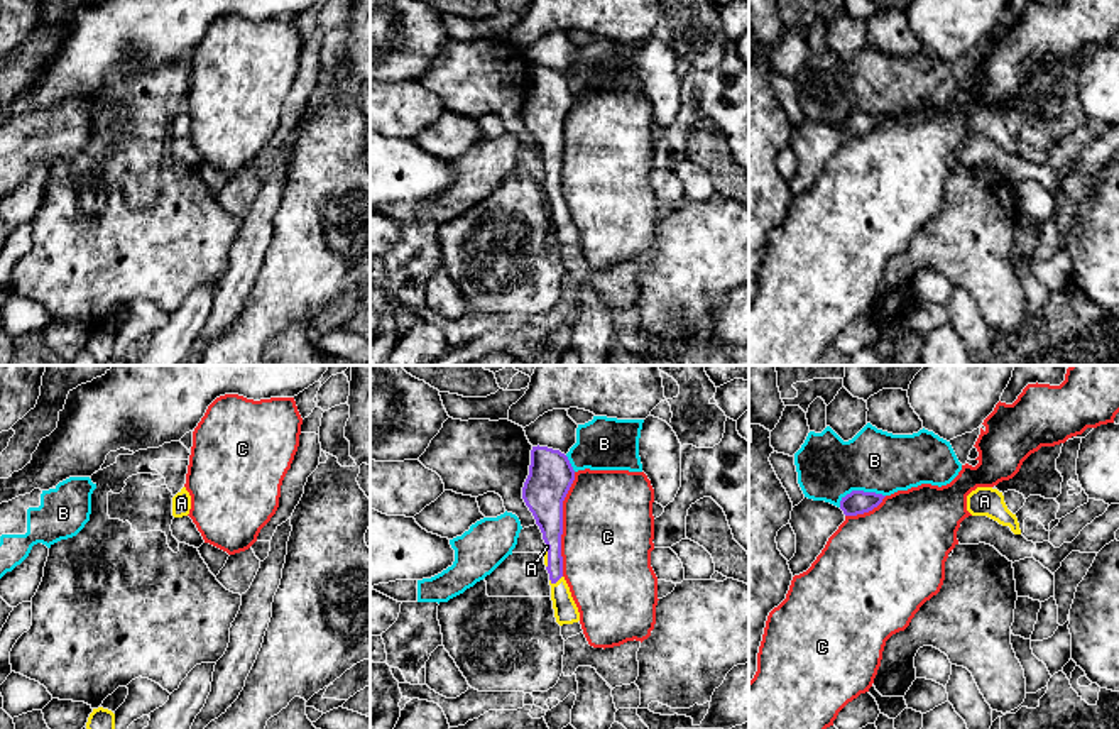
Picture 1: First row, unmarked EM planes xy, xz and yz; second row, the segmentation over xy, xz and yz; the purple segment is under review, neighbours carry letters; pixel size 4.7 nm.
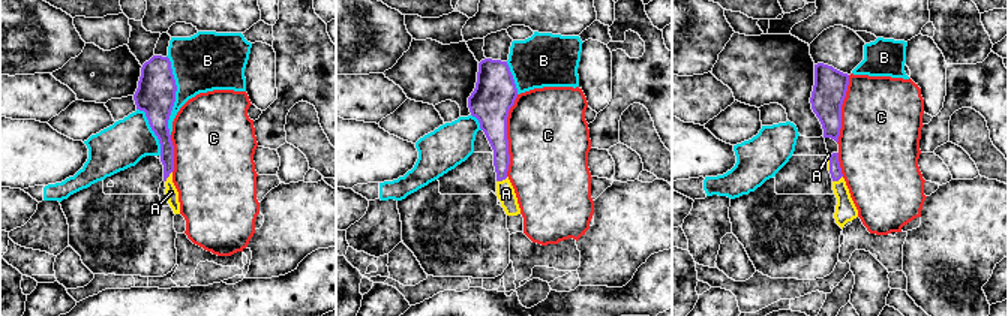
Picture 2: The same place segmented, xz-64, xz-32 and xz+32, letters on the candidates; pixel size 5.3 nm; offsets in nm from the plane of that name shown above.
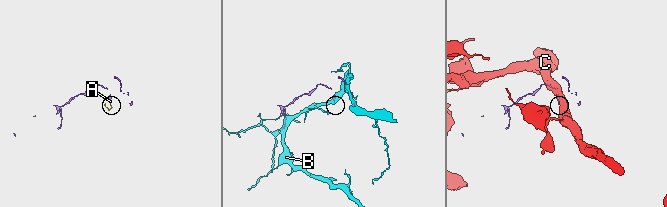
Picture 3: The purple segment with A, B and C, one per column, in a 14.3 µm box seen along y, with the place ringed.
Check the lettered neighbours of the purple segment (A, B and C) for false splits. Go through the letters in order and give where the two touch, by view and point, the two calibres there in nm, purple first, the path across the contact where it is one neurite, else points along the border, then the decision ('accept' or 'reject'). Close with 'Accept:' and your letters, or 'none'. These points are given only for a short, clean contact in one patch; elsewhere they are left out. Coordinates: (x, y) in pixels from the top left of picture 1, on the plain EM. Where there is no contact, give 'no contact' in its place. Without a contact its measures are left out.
A: contact xz (555, 203); calibres 100 and 110 nm; way xz (551, 151), (555, 203), (565, 230); accept
B: contact yz (859, 112); calibres 110 and 300 nm; reject
C: contact xz (562, 146); calibres 220 and 440 nm; reject
Accept: A

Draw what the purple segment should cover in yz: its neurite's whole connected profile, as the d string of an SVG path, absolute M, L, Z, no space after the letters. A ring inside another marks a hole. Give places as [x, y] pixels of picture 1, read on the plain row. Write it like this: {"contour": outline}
{"contour": "M852 112L840 122L845 137L857 137L877 129L886 117L876 113Z"}

